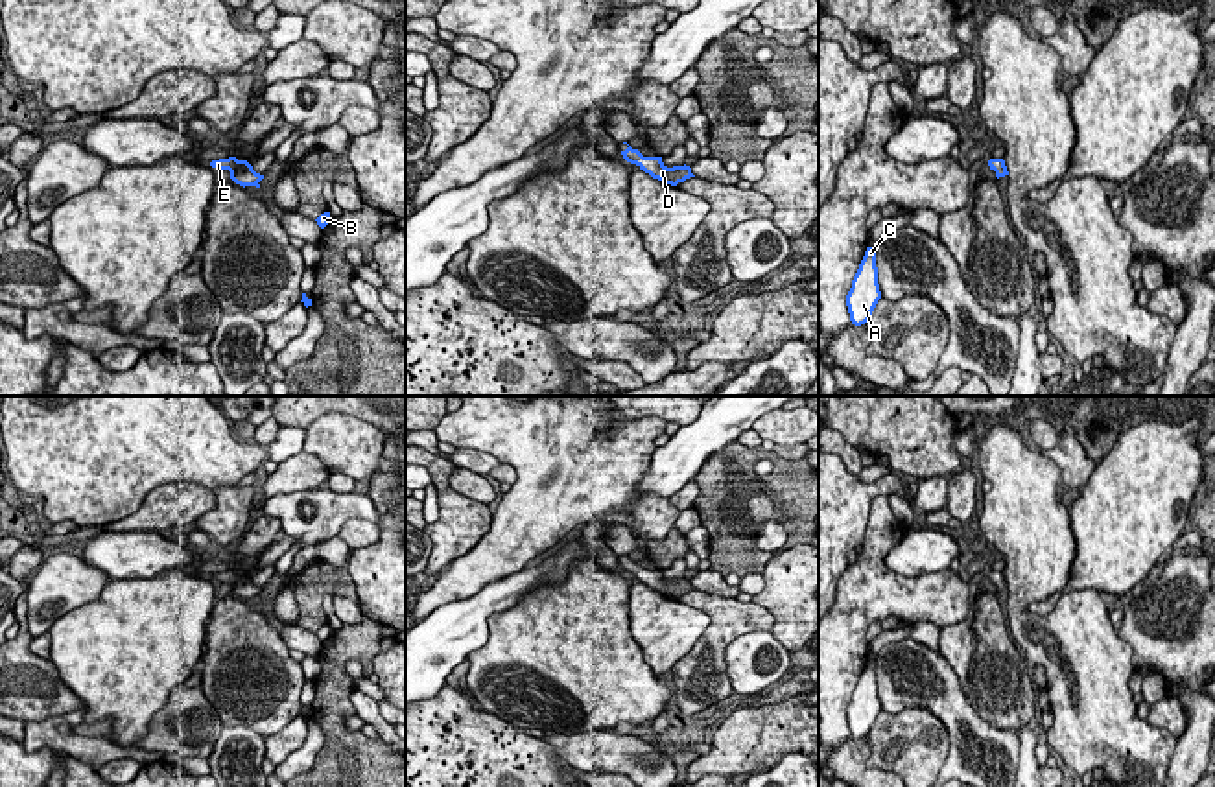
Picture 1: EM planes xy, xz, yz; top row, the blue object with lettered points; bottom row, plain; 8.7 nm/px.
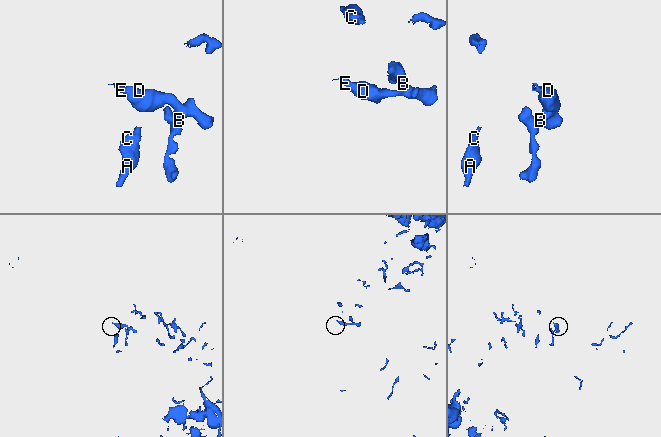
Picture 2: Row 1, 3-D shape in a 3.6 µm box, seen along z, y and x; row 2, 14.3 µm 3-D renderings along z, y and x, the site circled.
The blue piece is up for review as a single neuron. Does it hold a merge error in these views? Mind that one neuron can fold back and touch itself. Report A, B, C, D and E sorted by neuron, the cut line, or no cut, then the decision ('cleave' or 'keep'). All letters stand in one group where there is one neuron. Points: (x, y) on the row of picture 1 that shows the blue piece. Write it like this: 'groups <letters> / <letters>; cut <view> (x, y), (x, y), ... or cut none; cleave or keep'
groups A B C D E; cut none; keep

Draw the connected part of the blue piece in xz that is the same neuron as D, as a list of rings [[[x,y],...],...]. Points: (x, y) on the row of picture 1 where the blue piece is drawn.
[[[631,146],[621,151],[623,159],[631,164],[636,164],[640,170],[649,173],[653,179],[658,179],[666,184],[677,186],[678,182],[684,182],[690,177],[695,177],[691,173],[690,166],[673,166],[667,168],[662,162],[662,157],[643,157],[638,149],[632,149]]]

